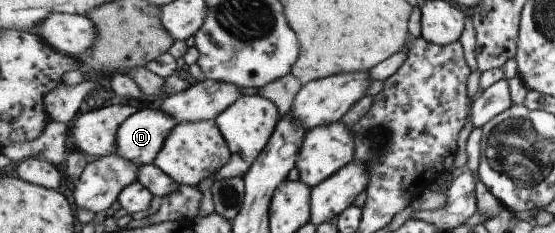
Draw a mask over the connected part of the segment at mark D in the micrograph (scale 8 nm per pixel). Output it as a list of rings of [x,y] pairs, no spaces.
[[[160,107],[142,108],[122,124],[117,139],[119,148],[114,155],[125,157],[139,166],[152,164],[180,123],[182,121]]]

